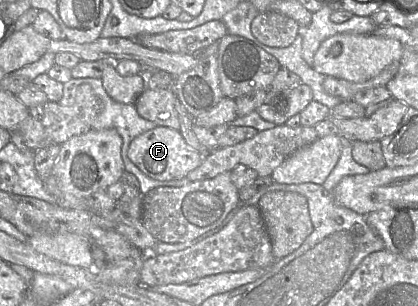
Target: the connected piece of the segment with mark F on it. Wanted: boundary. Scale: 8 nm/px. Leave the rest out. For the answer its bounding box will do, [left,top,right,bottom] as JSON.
[128,126,205,181]

